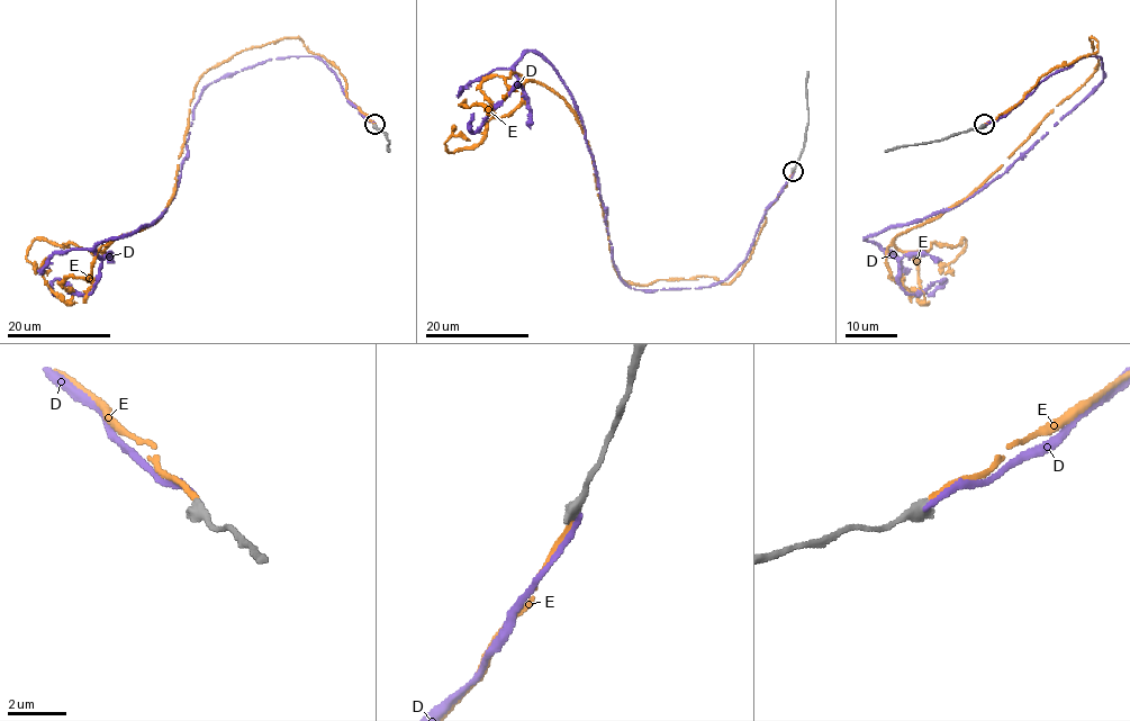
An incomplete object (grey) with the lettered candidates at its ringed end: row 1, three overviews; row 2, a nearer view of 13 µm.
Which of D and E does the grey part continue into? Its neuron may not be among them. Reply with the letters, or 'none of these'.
E

